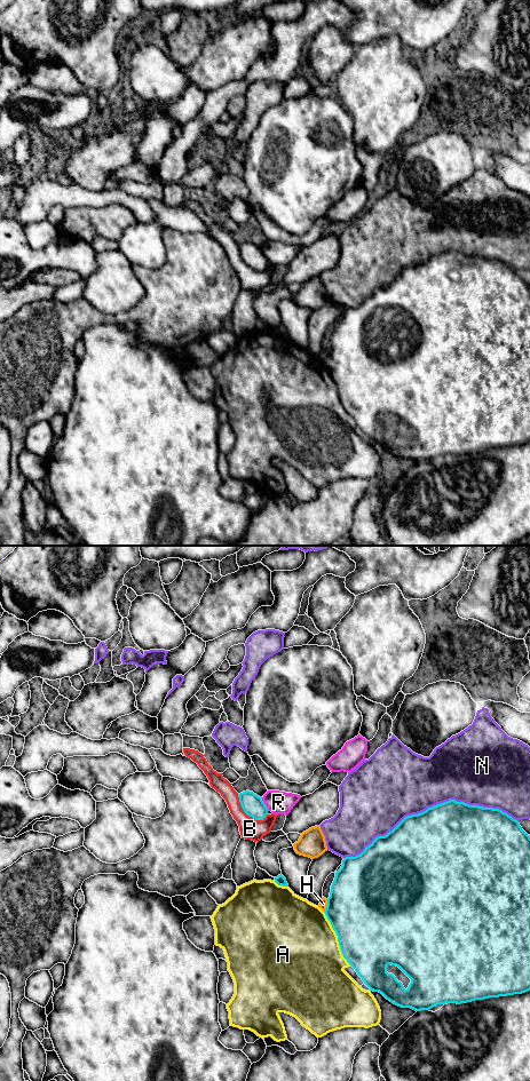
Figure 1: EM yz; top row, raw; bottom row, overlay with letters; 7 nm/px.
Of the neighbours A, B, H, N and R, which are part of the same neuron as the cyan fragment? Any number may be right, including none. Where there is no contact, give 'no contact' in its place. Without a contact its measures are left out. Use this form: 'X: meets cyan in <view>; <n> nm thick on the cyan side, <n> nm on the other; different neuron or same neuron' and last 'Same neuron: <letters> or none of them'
A: meets cyan in yz; 500 nm thick on the cyan side, 480 nm on the other; different neuron
B: meets cyan in yz; 150 nm thick on the cyan side, 150 nm on the other; different neuron
H: meets cyan in yz; 500 nm thick on the cyan side, 60 nm on the other; different neuron
N: meets cyan in yz; 500 nm thick on the cyan side, 440 nm on the other; different neuron
R: meets cyan in yz; 150 nm thick on the cyan side, 160 nm on the other; different neuron
Same neuron: none of them

